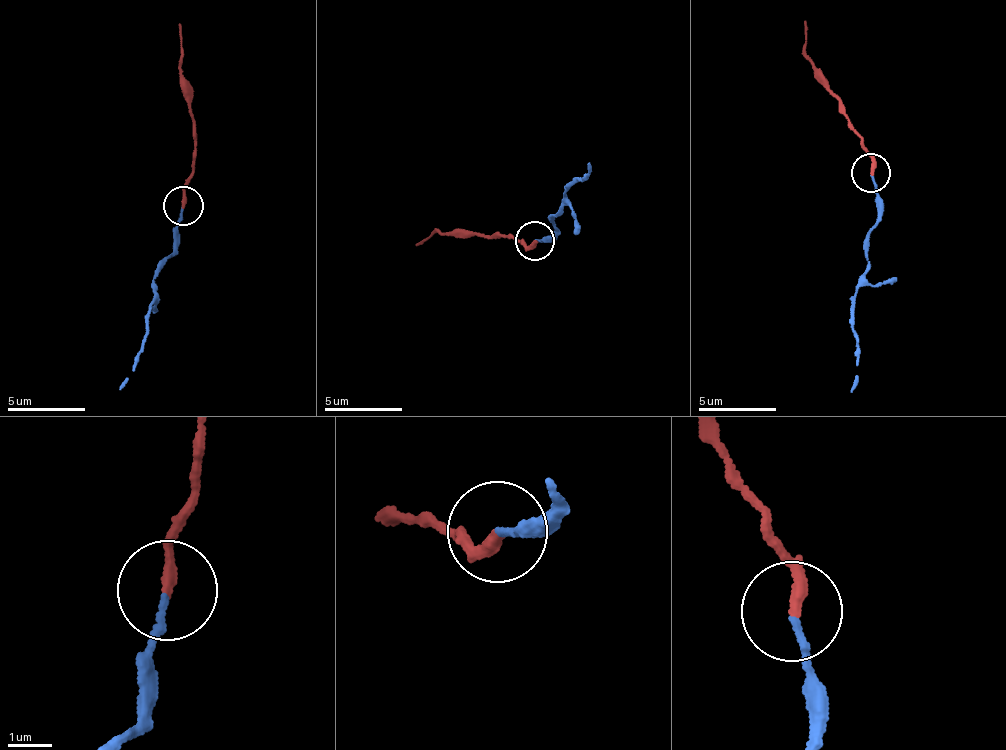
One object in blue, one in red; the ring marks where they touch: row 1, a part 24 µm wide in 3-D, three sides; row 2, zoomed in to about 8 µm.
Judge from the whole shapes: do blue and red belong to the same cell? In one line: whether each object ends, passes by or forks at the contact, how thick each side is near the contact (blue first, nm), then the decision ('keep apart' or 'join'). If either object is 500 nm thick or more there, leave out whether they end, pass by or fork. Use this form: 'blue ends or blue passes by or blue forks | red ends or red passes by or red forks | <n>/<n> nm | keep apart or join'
blue ends | red ends | 140/280 nm | keep apart

